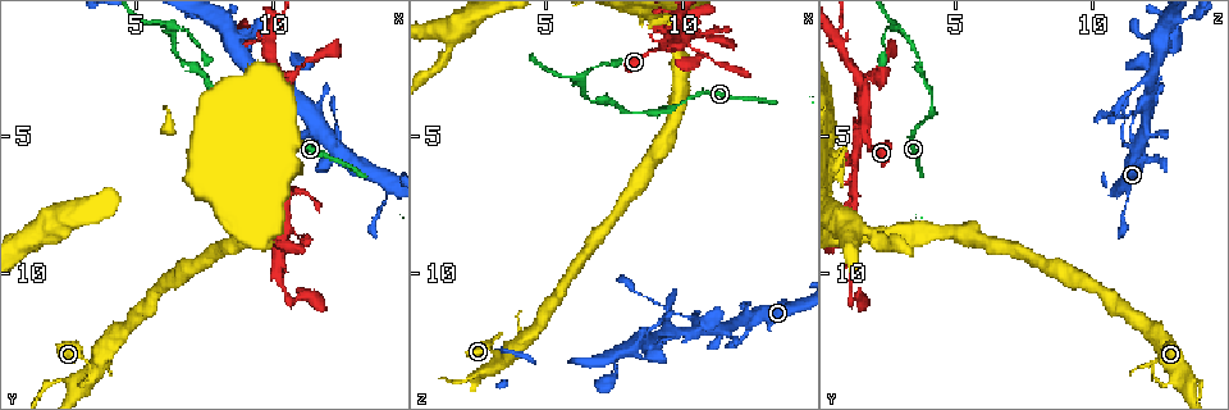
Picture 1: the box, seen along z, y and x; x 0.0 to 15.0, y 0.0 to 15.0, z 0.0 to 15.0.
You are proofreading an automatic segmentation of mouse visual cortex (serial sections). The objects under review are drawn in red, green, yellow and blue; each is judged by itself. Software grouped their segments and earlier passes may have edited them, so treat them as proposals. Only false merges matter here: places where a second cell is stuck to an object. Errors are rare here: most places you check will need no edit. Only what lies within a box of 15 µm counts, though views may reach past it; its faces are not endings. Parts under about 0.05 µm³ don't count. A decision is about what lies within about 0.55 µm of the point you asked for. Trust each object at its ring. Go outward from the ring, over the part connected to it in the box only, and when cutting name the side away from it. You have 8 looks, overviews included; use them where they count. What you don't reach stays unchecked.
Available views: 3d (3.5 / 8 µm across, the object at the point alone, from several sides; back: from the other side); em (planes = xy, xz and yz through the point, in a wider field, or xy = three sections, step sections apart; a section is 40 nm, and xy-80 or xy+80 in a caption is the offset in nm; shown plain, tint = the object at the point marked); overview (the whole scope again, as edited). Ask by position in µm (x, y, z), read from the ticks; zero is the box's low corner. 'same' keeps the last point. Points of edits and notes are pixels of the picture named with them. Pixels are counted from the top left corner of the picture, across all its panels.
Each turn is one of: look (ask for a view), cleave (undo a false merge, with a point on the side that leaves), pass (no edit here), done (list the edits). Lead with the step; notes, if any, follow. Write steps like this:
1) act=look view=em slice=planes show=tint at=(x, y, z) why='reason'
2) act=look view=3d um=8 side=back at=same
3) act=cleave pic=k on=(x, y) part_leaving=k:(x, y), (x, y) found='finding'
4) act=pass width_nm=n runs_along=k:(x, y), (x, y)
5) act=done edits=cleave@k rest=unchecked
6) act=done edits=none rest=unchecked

act=look view=3d um=3.5 at=(10.0, 3.1, 1.5) why='three-way junction'

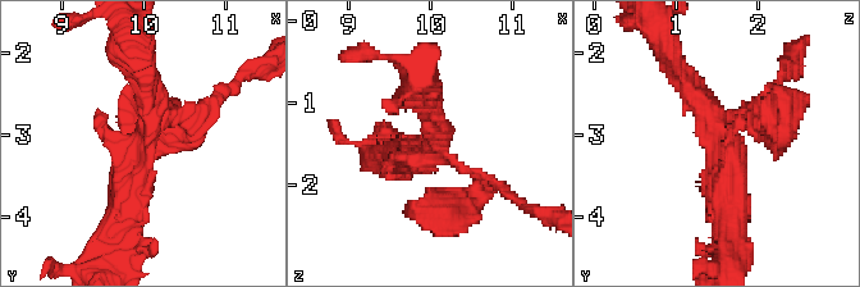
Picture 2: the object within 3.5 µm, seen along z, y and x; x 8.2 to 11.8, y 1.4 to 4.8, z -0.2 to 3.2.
act=look view=em slice=xy step=2 show=tint at=(10.05, 3.00, 1.55)

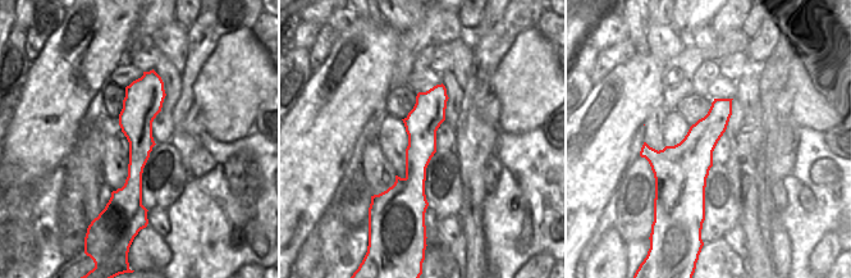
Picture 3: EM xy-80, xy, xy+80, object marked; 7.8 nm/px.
act=pass runs_along=2:(730, 214), (732, 146), (673, 64) found='all the same cell'

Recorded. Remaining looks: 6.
act=look view=3d um=3.5 at=(6.5, 1.0, 3.0) why='three-way junction'

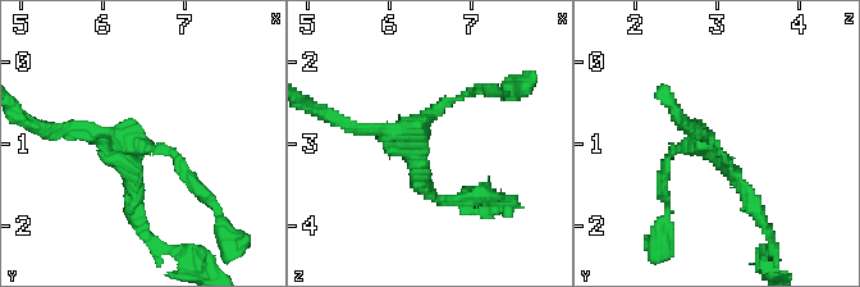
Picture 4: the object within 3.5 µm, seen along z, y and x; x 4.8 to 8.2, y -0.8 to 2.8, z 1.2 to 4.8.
act=look view=em slice=xy step=5 show=tint at=(6.35, 1.05, 2.90) arms=3 arm_widths_nm=100,150,200 why='shape alone is not enough'

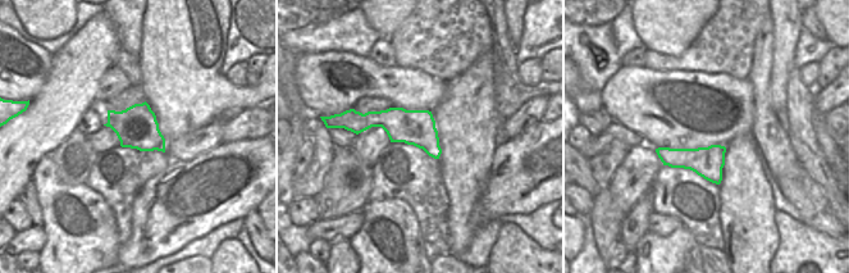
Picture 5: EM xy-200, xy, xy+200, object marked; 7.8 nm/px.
act=pass runs_along=4:(136, 217), (136, 150), (53, 130) found='continuous, no second cell'

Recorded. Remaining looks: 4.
act=look view=3d um=3.5 at=(3.2, 13.6, 12.2) why='thin neck'

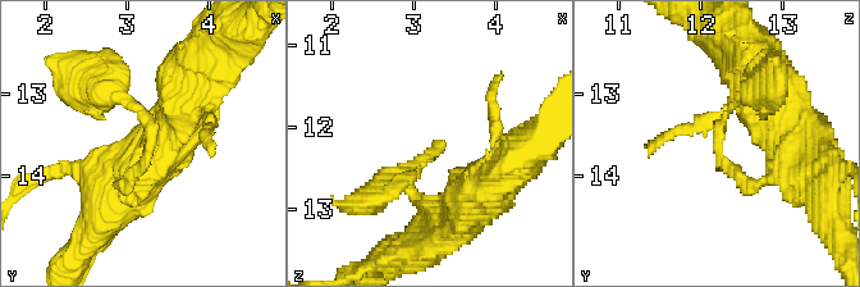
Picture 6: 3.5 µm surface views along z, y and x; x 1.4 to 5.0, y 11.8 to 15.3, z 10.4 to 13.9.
act=look view=em slice=planes show=tint at=(3.25, 13.60, 12.25) why='shape alone is not enough'

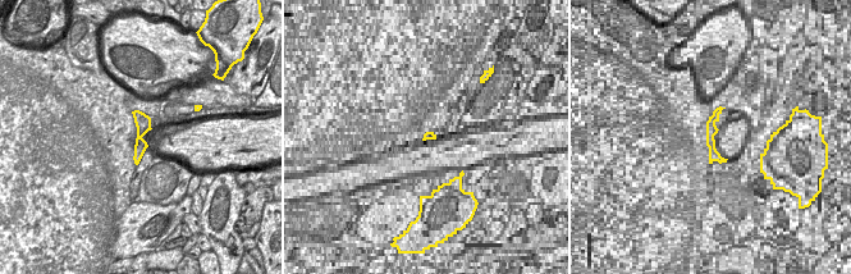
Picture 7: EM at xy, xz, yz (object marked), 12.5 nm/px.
act=look view=em slice=xy step=1 show=tint at=same why='another direction'

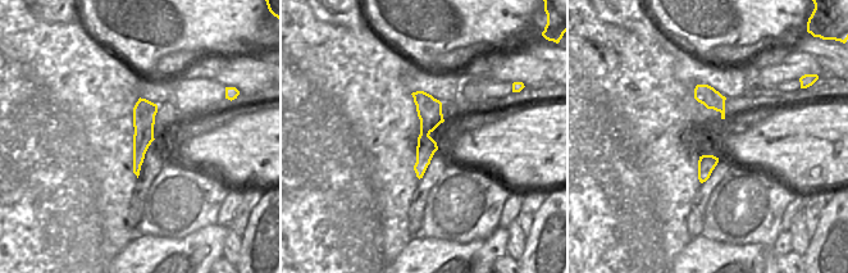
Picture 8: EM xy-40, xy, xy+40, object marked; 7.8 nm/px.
act=pass arm_widths_nm=150,250 runs_along=8:(419, 94), (425, 103), (419, 173) found='one cell here'

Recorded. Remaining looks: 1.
act=done edits=none rest=unchecked

